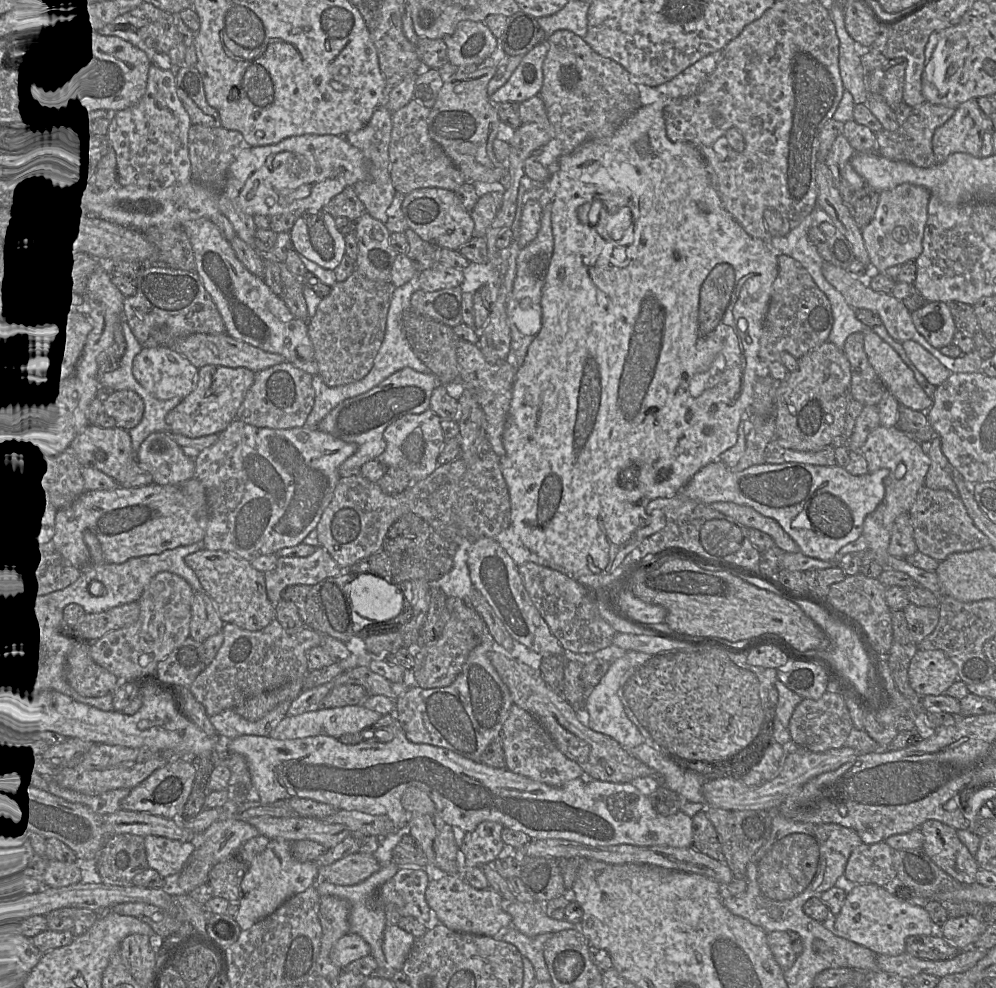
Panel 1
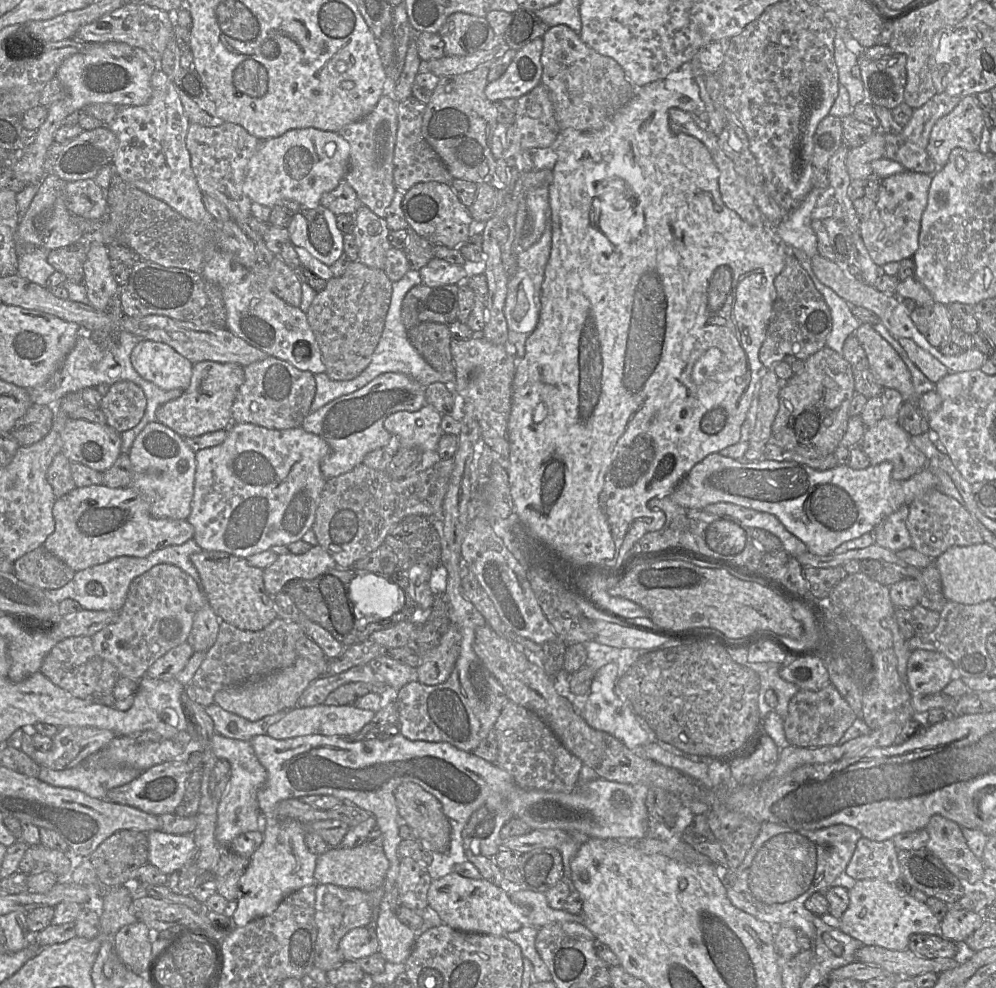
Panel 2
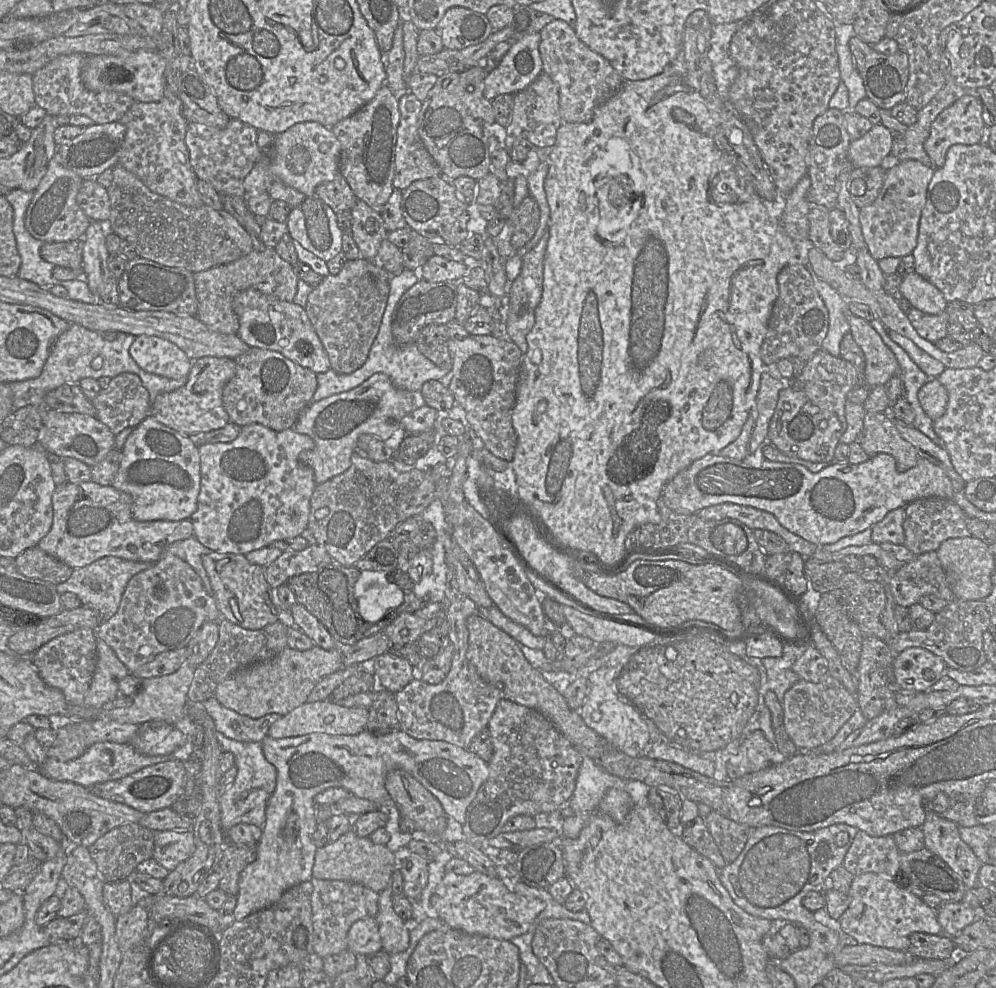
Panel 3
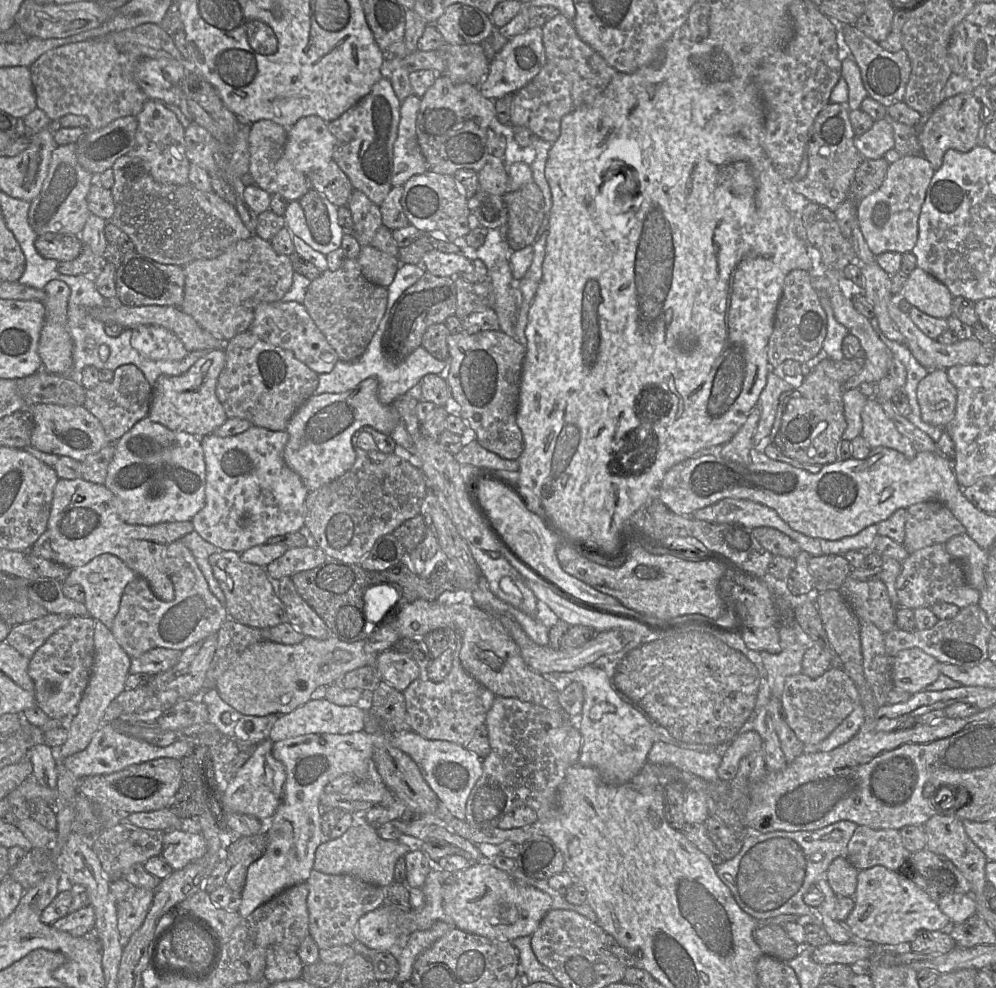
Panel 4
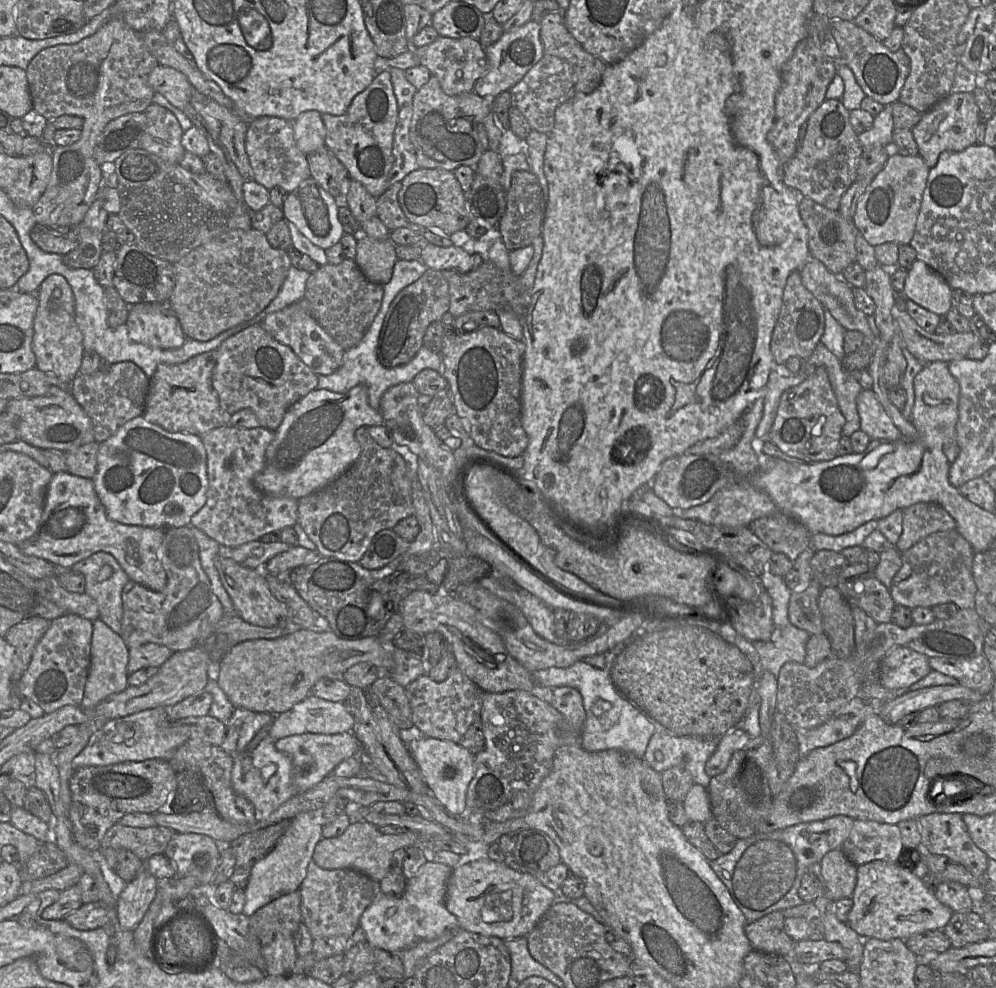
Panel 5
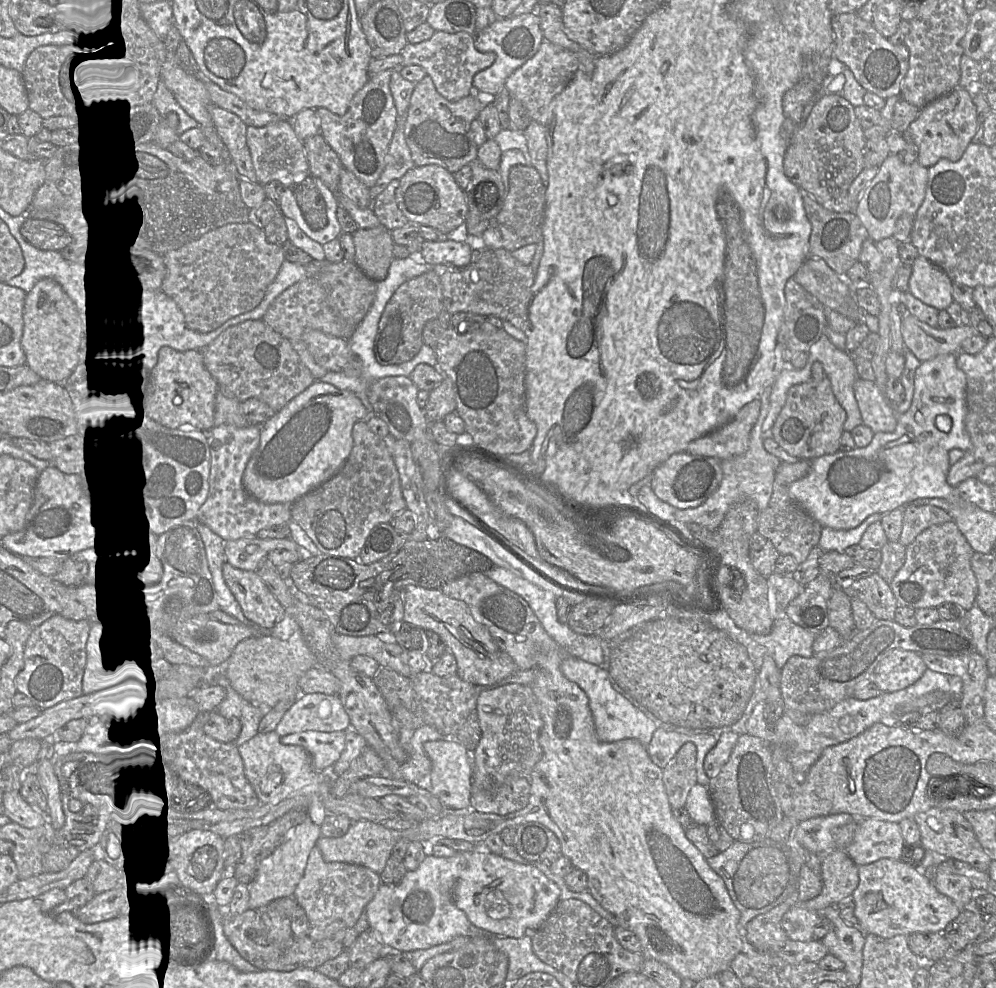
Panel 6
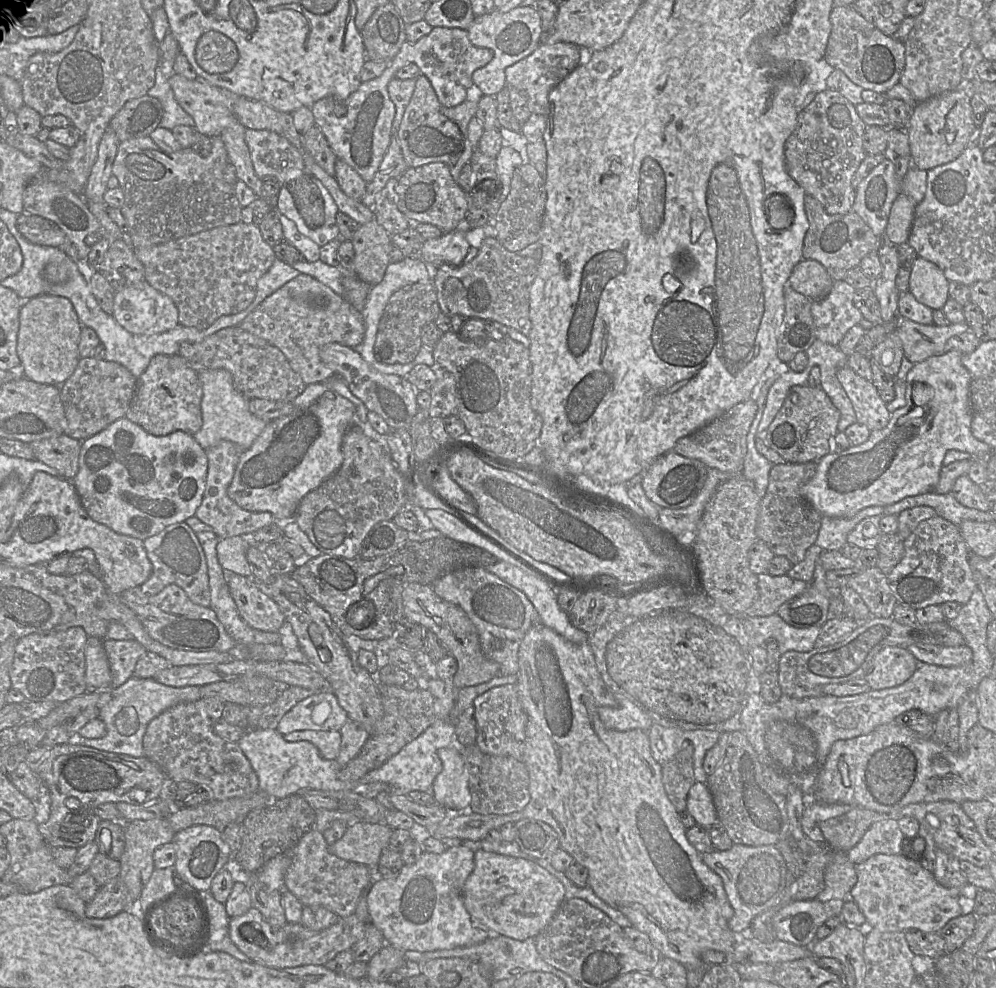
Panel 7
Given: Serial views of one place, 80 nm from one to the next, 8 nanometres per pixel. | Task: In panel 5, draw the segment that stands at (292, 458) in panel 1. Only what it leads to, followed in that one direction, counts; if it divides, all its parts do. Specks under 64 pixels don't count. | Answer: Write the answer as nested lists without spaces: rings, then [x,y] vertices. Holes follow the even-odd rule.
[[[223,424],[200,437],[207,454],[207,500],[191,517],[191,526],[222,546],[235,548],[297,523],[298,499],[273,497],[254,485],[255,476],[265,466],[265,452],[274,431],[260,426],[247,429]]]

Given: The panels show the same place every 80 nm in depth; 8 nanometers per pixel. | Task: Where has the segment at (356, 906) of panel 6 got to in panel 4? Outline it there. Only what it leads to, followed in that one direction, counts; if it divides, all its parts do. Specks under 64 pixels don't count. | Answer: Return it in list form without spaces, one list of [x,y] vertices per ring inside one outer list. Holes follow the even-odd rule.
[[[312,869],[306,881],[309,893],[307,908],[309,914],[309,933],[319,949],[350,945],[356,940],[354,928],[364,914],[379,908],[386,902],[384,888],[376,886],[352,875],[330,875]]]

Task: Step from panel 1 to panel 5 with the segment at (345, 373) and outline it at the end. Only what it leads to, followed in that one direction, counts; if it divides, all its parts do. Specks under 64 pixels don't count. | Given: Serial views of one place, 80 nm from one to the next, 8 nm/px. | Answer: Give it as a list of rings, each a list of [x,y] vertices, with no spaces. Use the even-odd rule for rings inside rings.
[[[346,258],[337,265],[326,264],[311,273],[304,298],[310,305],[310,314],[345,351],[356,346],[364,337],[377,315],[384,285],[369,281],[355,260]]]

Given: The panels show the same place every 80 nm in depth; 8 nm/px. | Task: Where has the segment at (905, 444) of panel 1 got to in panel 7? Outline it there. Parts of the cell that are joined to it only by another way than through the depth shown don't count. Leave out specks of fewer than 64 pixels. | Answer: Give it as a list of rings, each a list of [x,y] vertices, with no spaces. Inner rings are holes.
[[[848,365],[837,371],[837,378],[852,402],[857,422],[870,431],[885,428],[891,413],[872,381],[859,376]]]

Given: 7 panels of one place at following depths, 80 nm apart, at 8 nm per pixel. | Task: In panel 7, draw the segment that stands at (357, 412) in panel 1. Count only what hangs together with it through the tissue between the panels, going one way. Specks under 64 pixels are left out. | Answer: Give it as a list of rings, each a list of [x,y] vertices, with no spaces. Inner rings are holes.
[[[322,382],[306,385],[292,403],[294,410],[291,414],[268,422],[251,447],[241,453],[227,491],[241,508],[251,512],[269,512],[276,522],[295,519],[302,498],[338,471],[343,462],[343,437],[356,425],[355,405]]]

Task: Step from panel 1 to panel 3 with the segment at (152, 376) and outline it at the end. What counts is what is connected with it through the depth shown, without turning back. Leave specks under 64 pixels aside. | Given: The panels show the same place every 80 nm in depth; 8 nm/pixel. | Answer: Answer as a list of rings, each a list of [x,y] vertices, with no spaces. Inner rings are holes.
[[[137,336],[130,355],[144,371],[169,379],[188,377],[192,361],[175,344],[156,336]]]

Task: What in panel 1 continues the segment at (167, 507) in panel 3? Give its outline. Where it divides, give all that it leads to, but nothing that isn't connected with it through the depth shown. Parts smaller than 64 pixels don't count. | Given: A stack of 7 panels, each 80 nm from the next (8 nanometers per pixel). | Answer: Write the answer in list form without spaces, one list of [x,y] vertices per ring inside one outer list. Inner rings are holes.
[[[153,432],[140,444],[136,452],[137,463],[147,470],[158,485],[178,485],[195,477],[194,458],[186,455],[172,439],[170,432]]]

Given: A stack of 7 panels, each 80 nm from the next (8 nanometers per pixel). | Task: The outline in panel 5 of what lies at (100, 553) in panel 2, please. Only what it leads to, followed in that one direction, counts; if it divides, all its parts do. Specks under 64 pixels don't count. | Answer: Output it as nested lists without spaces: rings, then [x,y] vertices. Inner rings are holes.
[[[58,472],[53,474],[48,485],[36,532],[17,547],[23,554],[44,559],[59,570],[68,570],[94,553],[107,552],[118,561],[131,581],[160,592],[167,584],[167,575],[159,556],[165,531],[164,528],[125,525],[111,520],[91,479]]]

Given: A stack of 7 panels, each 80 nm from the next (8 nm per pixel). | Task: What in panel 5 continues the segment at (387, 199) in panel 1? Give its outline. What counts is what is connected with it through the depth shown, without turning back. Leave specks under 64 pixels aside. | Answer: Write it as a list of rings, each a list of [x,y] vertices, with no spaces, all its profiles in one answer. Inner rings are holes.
[[[388,70],[377,73],[371,84],[355,96],[343,115],[321,114],[326,128],[325,147],[344,165],[351,179],[360,182],[375,198],[388,188],[387,177],[394,157],[394,131],[399,107]]]

